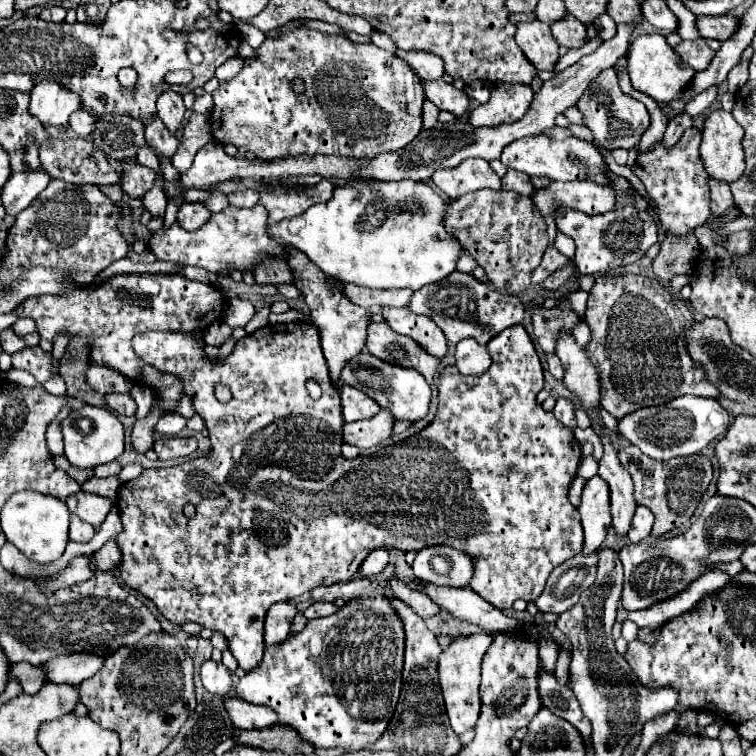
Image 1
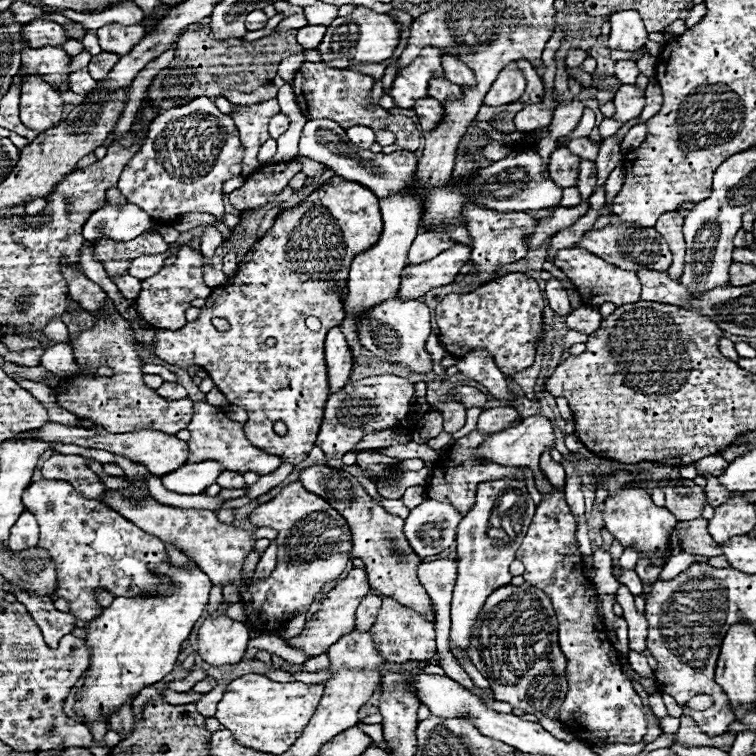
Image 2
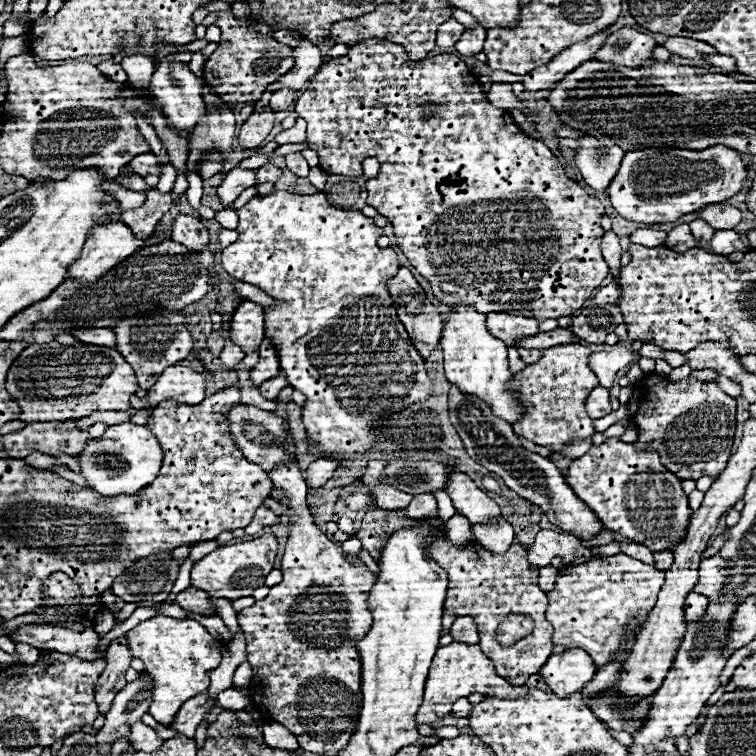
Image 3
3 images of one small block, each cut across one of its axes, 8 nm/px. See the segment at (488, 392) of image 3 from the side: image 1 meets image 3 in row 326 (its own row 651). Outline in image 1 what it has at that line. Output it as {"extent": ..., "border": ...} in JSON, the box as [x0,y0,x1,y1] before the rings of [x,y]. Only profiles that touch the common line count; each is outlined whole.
{"extent":[438,634,494,736],"border":[[[470,634],[470,636],[458,636],[442,654],[438,662],[438,678],[440,678],[440,688],[444,694],[444,704],[446,704],[446,714],[450,718],[452,730],[460,736],[466,730],[476,726],[478,712],[480,712],[480,696],[478,696],[478,686],[480,686],[480,664],[482,658],[492,644],[494,636],[492,634]]]}

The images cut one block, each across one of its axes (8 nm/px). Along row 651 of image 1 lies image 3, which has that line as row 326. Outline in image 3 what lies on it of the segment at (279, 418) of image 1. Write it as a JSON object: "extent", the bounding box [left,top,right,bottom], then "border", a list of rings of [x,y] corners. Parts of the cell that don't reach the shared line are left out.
{"extent":[230,300,264,354],"border":[[[244,300],[232,314],[230,340],[242,348],[244,354],[256,352],[264,340],[264,308],[260,304]]]}

